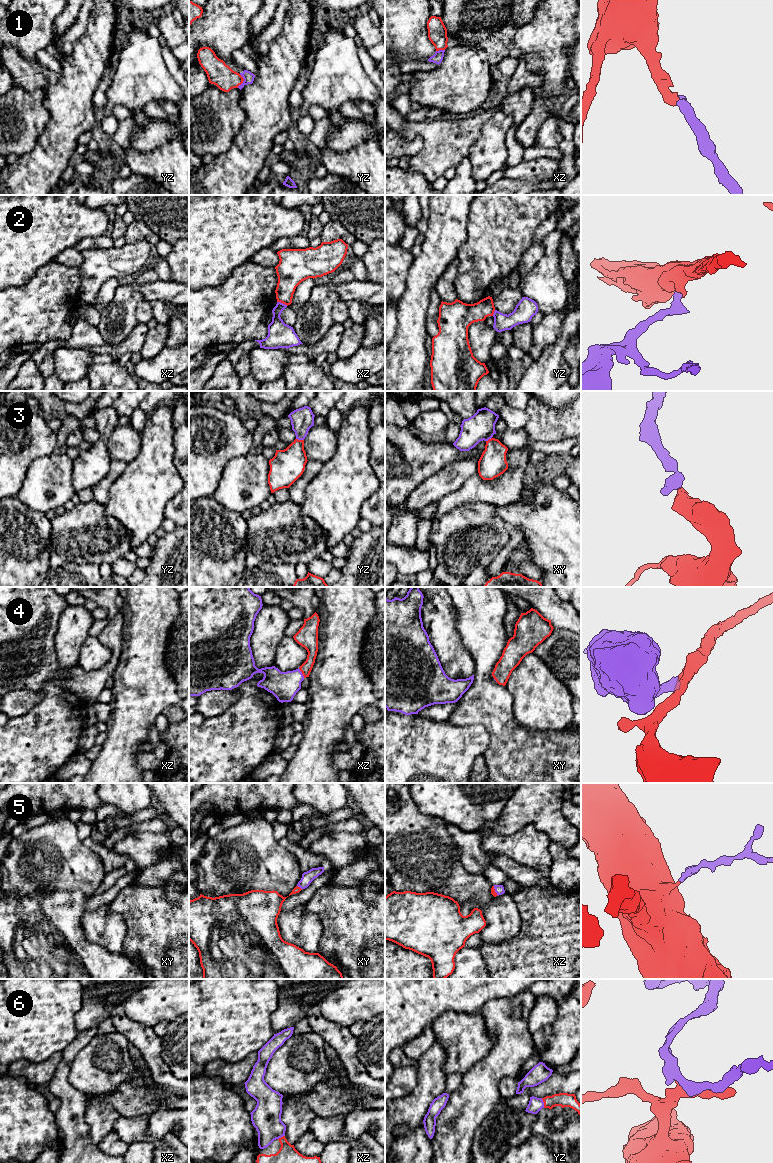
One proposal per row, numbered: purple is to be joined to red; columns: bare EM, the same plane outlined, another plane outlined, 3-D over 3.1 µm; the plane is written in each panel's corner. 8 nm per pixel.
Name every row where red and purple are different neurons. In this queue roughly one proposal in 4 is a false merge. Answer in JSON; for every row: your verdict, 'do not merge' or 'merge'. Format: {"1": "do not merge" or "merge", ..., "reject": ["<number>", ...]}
{"1": "merge", "2": "do not merge", "3": "merge", "4": "merge", "5": "merge", "6": "merge", "reject": ["2"]}

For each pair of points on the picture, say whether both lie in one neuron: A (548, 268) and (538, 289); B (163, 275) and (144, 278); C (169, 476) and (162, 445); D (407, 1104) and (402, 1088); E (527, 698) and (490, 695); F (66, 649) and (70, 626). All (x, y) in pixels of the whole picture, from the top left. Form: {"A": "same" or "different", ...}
{"A": "same", "B": "different", "C": "same", "D": "different", "E": "different", "F": "same"}

